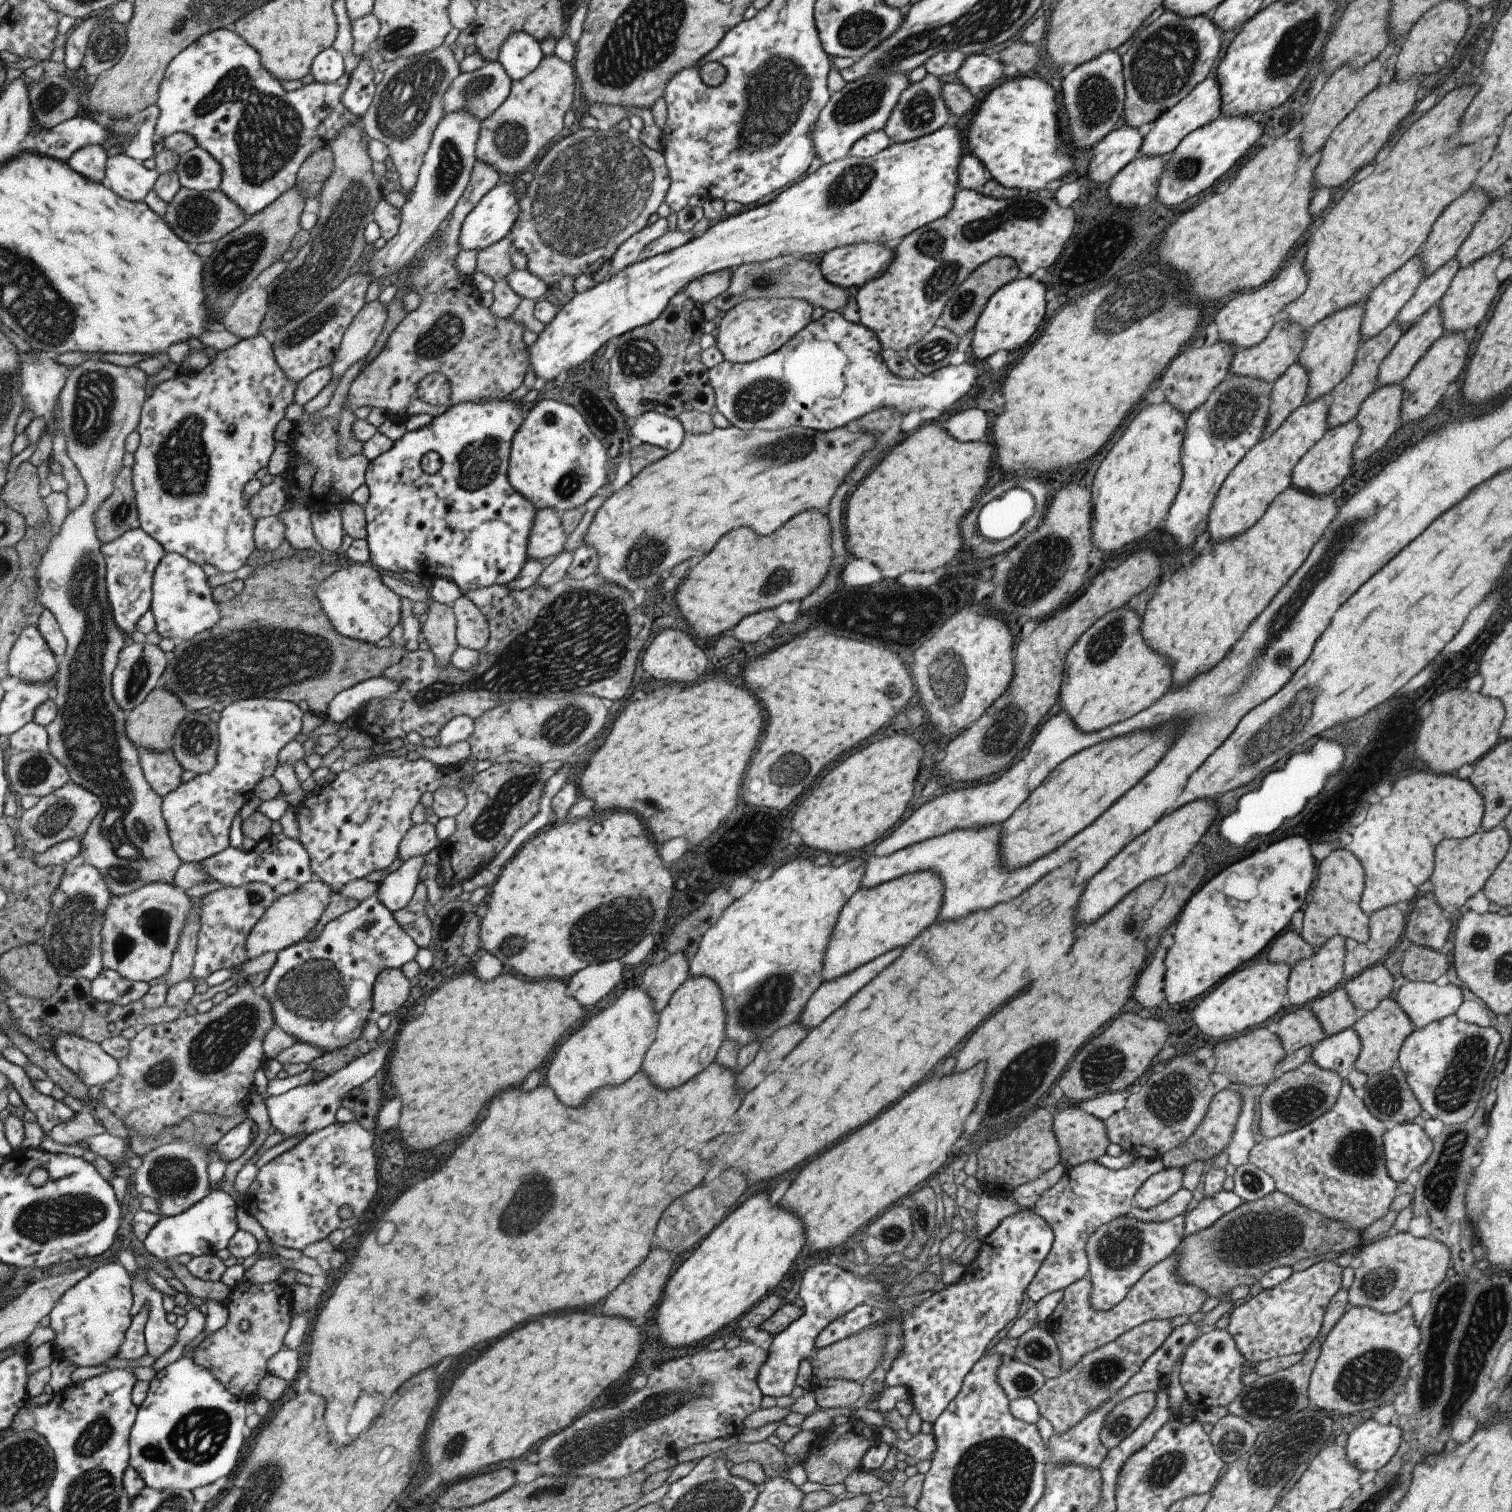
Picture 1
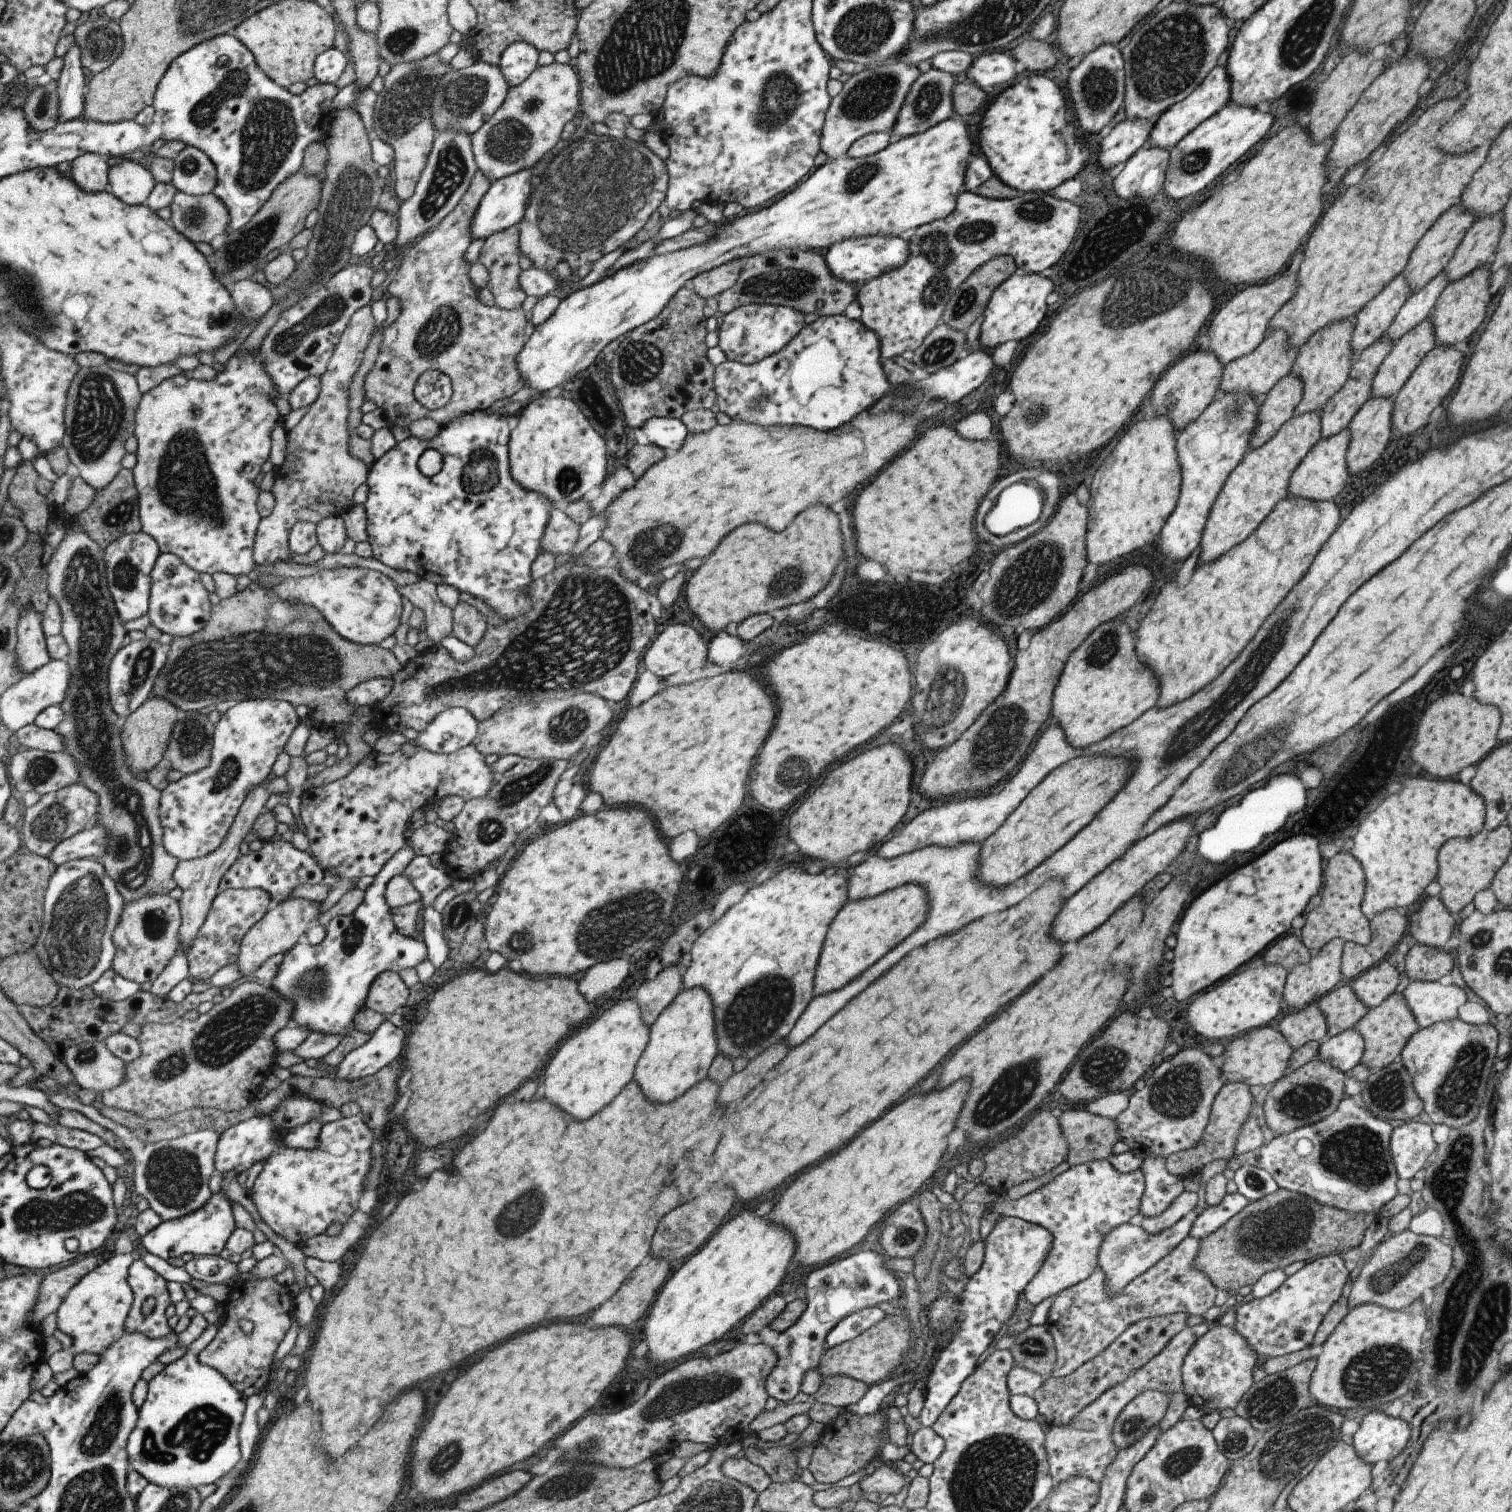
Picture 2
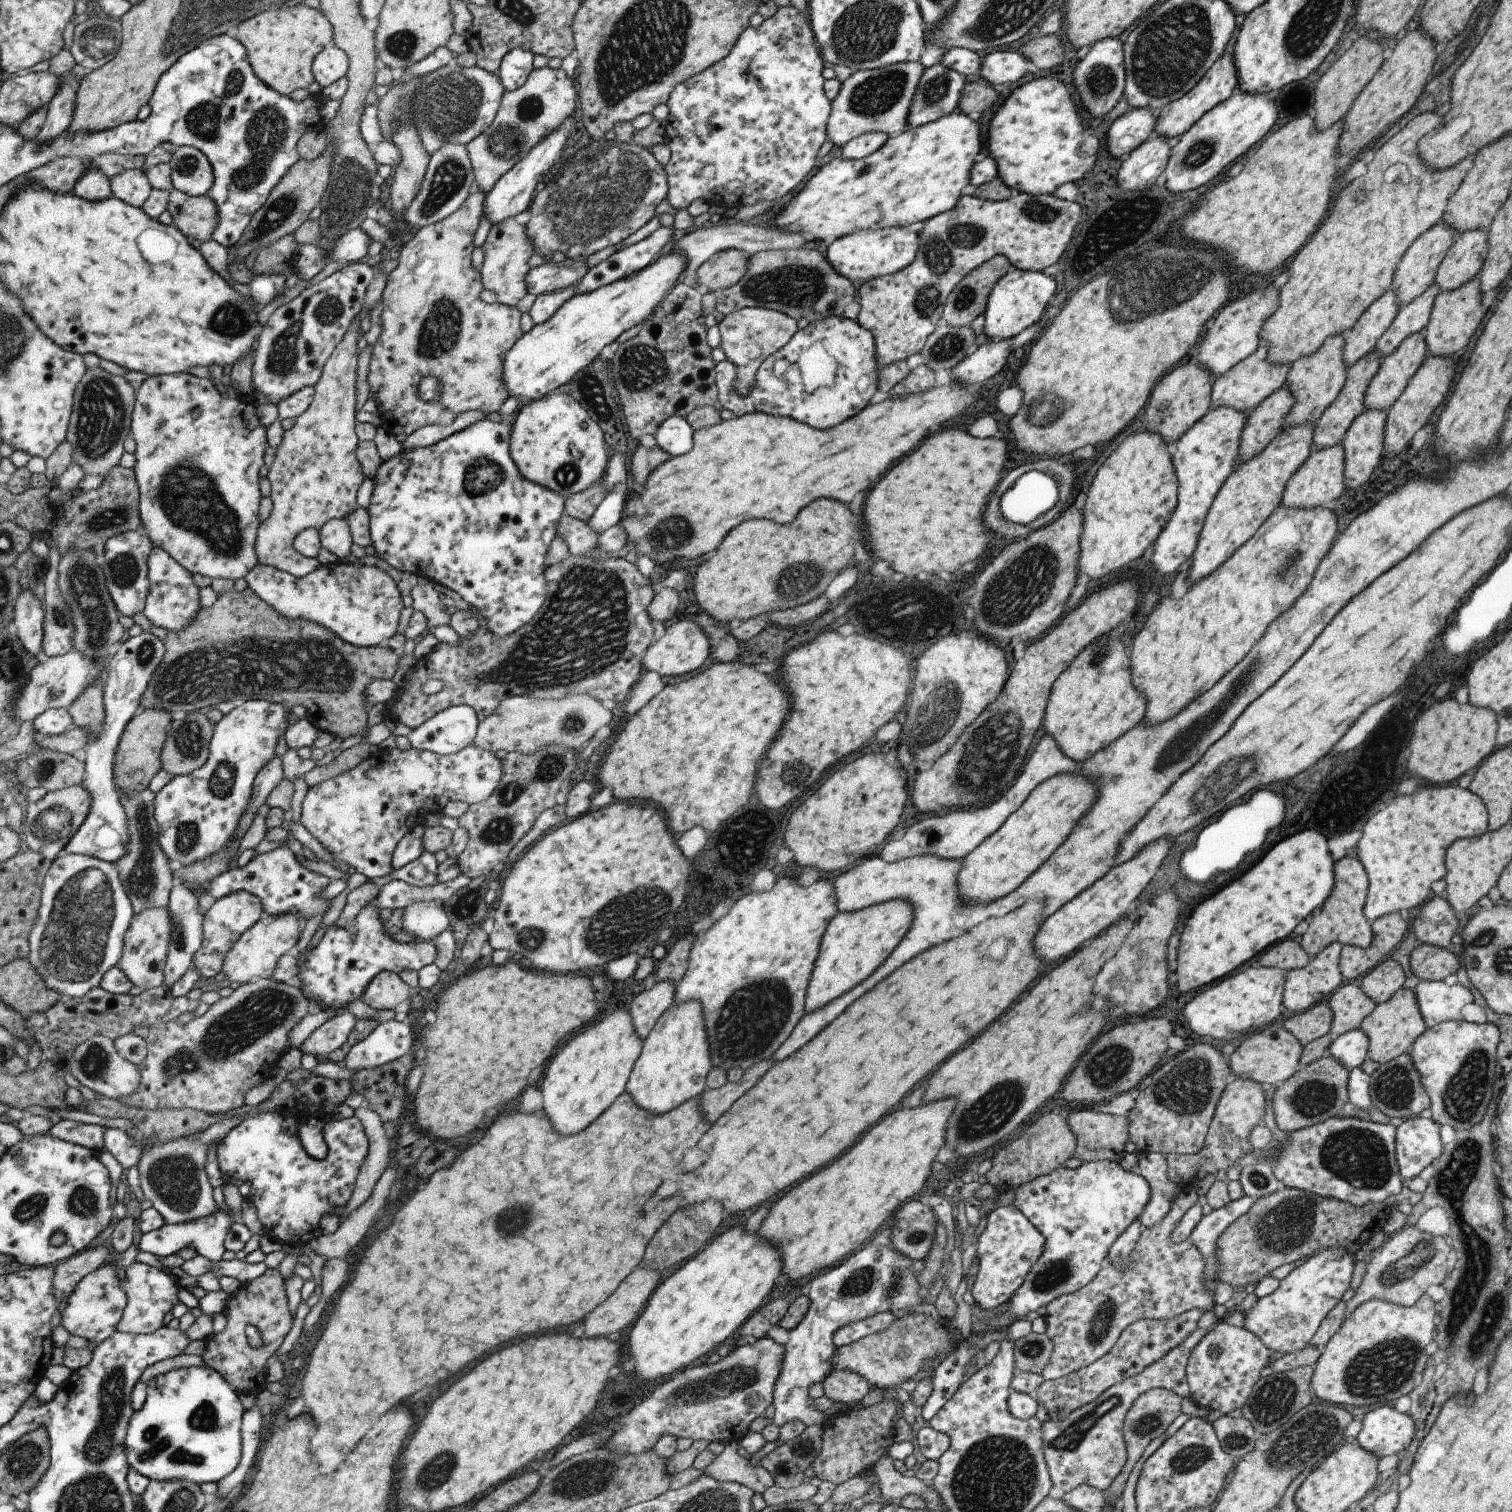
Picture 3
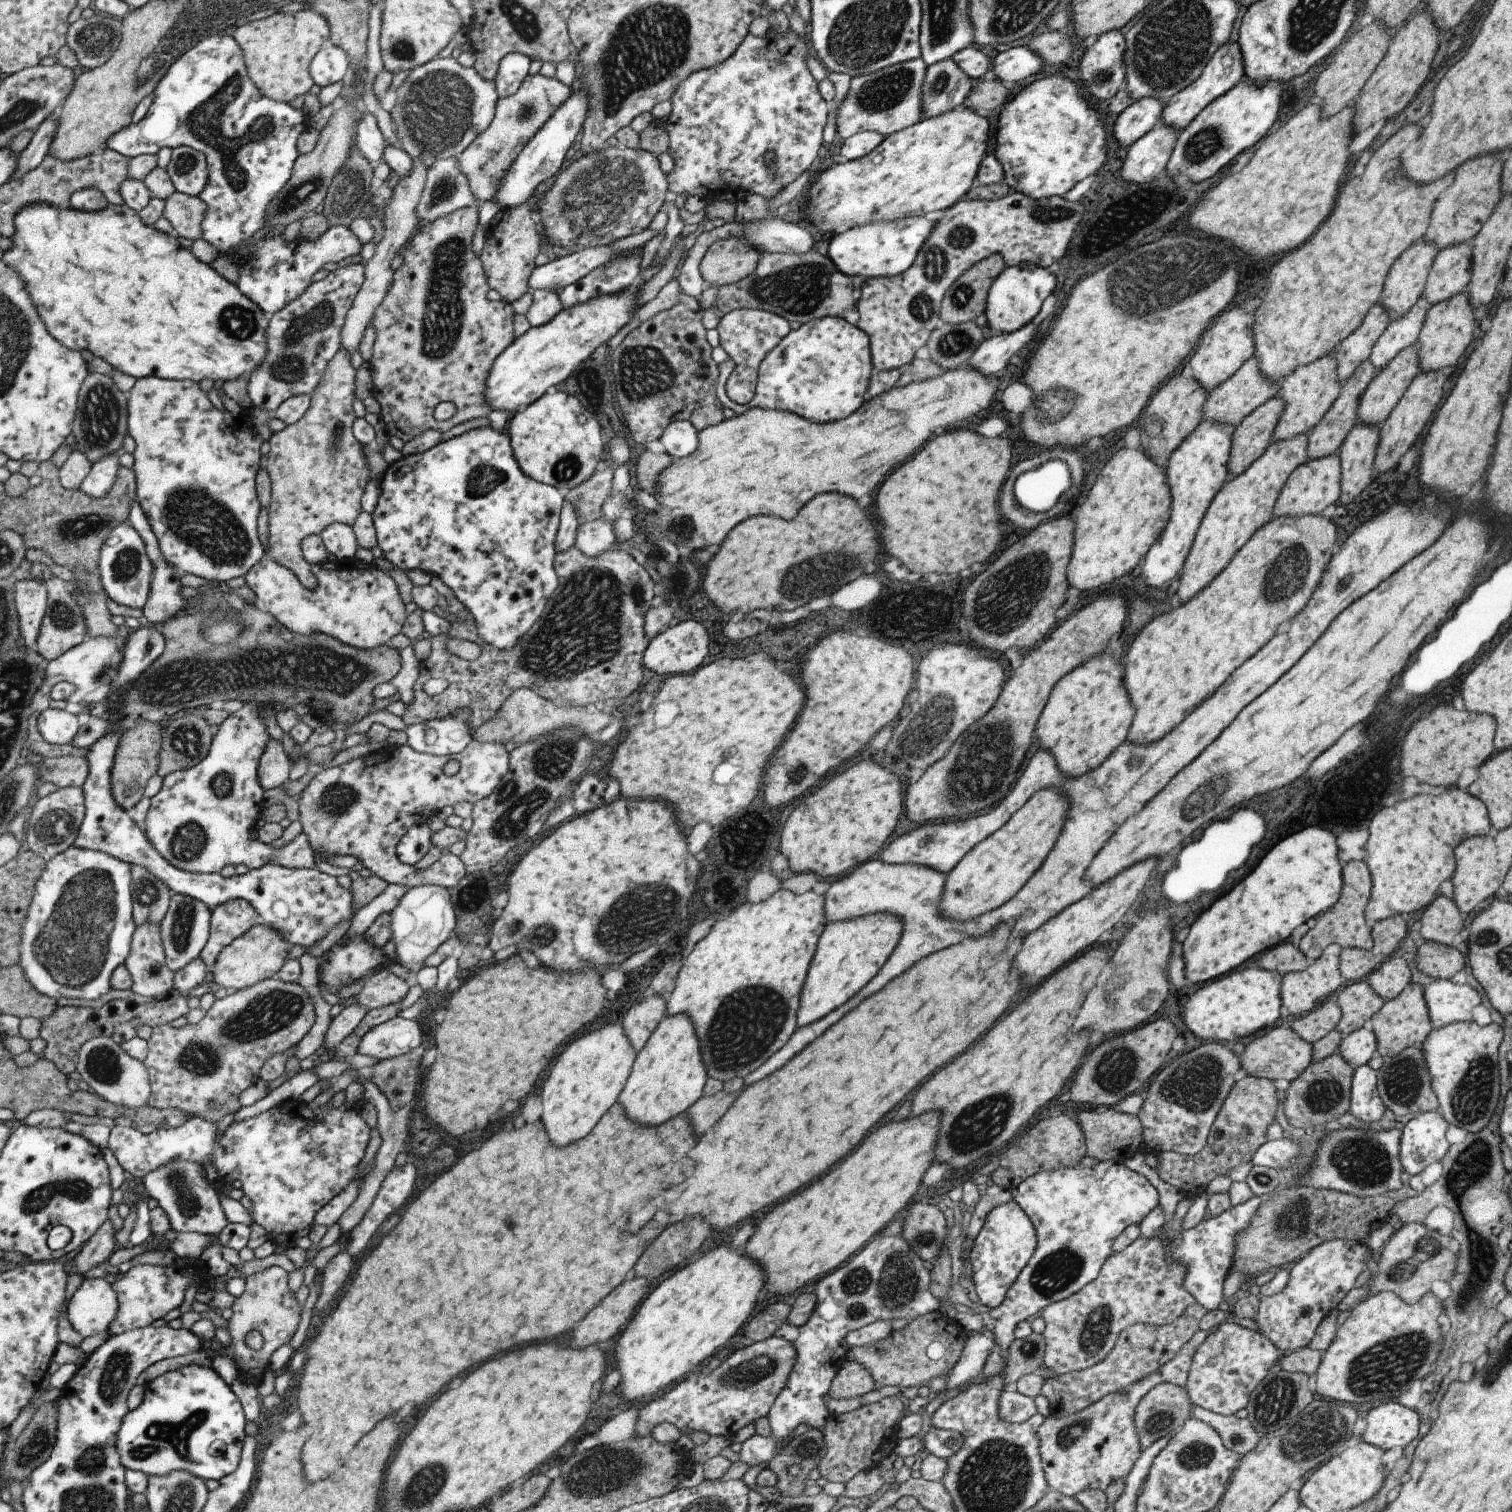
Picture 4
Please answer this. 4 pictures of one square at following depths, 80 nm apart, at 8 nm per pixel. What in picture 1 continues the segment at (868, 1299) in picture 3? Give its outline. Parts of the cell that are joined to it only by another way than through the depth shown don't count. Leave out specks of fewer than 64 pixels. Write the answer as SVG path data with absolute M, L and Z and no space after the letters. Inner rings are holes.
M831 1263L816 1264L808 1268L801 1276L798 1295L802 1300L802 1313L791 1324L788 1324L781 1332L772 1336L772 1340L765 1345L766 1357L764 1363L758 1368L755 1375L757 1388L762 1395L787 1396L794 1386L794 1378L797 1366L801 1358L808 1358L815 1350L813 1340L825 1326L841 1314L861 1304L865 1298L874 1296L883 1298L881 1284L887 1286L888 1280L865 1275L866 1280L853 1276L851 1272L841 1270Z

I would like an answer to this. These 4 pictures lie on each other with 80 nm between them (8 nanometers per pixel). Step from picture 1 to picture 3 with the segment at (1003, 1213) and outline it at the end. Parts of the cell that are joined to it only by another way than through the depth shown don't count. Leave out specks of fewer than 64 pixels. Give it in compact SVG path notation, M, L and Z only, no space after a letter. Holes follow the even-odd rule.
M1098 1160L1081 1163L1074 1169L1056 1168L1053 1172L1038 1176L1016 1188L1012 1205L1044 1236L1044 1247L1041 1256L1025 1275L1021 1286L1008 1300L1006 1314L994 1316L987 1320L991 1326L998 1326L998 1332L1006 1331L1011 1324L1009 1320L1015 1316L1023 1319L1025 1314L1045 1306L1058 1296L1072 1293L1085 1286L1105 1264L1109 1245L1141 1214L1150 1193L1147 1181L1136 1171L1124 1171L1117 1162Z

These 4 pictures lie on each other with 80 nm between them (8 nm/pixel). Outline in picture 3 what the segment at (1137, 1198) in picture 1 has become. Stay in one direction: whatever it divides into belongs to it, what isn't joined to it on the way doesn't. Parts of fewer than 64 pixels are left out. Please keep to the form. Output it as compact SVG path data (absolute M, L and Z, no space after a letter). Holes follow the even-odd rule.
M1145 1151L1139 1155L1137 1174L1149 1185L1150 1193L1146 1205L1138 1216L1139 1228L1150 1227L1161 1220L1169 1210L1171 1198L1179 1192L1173 1181L1166 1175L1166 1155Z

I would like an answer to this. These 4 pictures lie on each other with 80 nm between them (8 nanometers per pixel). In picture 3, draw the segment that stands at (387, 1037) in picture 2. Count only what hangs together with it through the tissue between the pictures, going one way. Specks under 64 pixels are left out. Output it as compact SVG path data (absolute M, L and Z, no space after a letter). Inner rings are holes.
M391 1019L375 1025L363 1040L355 1043L341 1065L353 1071L372 1069L412 1053L415 1049L412 1043L409 1025Z

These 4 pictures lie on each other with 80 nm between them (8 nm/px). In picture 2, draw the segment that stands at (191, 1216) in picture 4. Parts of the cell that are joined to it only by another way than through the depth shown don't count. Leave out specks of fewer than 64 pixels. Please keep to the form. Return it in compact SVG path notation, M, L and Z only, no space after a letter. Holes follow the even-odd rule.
M47 1091L44 1092L44 1095L47 1101L56 1107L77 1110L87 1116L89 1120L93 1120L99 1126L112 1131L120 1138L134 1156L133 1182L135 1184L135 1195L147 1199L151 1208L155 1209L164 1221L184 1217L209 1202L213 1194L210 1180L212 1174L217 1172L216 1152L221 1136L217 1132L207 1128L205 1131L189 1133L178 1139L146 1144L139 1134L103 1116L92 1105L81 1104L76 1093L63 1094Z

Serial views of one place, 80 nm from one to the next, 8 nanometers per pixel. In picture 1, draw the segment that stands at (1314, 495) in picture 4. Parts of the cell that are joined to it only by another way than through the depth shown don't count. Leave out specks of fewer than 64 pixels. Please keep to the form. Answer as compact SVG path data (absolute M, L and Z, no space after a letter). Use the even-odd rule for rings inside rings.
M1355 418L1348 420L1345 424L1327 428L1325 434L1305 454L1301 455L1293 467L1291 486L1314 495L1337 493L1339 484L1351 472L1351 450L1356 445L1359 435L1360 426Z

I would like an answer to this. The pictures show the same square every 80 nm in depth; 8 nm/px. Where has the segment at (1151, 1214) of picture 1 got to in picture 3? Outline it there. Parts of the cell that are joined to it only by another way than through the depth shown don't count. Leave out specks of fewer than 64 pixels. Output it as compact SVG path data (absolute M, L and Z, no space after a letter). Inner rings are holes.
M1195 1189L1187 1192L1179 1191L1165 1216L1161 1217L1150 1227L1139 1228L1136 1247L1128 1257L1128 1266L1125 1269L1116 1269L1110 1264L1104 1264L1097 1274L1085 1286L1055 1298L1045 1305L1045 1334L1051 1339L1052 1351L1047 1366L1040 1372L1044 1380L1064 1377L1085 1365L1100 1359L1117 1340L1121 1331L1132 1322L1139 1319L1163 1320L1170 1319L1182 1312L1197 1309L1203 1314L1212 1310L1214 1305L1211 1291L1204 1287L1204 1260L1202 1254L1192 1245L1189 1239L1180 1243L1170 1241L1171 1231L1178 1225L1179 1219L1186 1210L1195 1203Z

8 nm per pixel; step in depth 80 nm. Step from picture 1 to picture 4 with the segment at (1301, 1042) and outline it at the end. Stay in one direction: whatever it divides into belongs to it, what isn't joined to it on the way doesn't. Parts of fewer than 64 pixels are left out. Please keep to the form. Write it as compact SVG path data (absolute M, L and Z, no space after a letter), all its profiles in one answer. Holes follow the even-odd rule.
M1325 1000L1317 1008L1311 1009L1299 1018L1293 1019L1290 1029L1309 1044L1334 1030L1341 1018L1340 1008L1333 1000Z

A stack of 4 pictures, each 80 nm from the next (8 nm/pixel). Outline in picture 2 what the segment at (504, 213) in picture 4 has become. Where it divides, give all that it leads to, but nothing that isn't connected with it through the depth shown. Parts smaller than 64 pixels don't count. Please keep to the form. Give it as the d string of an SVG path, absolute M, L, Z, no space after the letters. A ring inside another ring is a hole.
M516 225L488 236L483 241L479 250L478 260L483 264L489 276L486 288L493 294L494 305L497 308L517 311L521 306L521 302L525 300L526 294L518 287L517 282L518 274L521 272L517 263L519 254L518 230Z

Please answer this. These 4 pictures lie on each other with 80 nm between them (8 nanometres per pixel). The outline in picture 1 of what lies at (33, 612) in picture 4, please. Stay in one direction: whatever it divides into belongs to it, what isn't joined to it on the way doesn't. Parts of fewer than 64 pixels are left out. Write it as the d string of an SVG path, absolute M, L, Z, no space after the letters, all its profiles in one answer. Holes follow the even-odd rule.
M36 625L25 627L9 657L10 676L26 683L49 683L59 672L60 662Z

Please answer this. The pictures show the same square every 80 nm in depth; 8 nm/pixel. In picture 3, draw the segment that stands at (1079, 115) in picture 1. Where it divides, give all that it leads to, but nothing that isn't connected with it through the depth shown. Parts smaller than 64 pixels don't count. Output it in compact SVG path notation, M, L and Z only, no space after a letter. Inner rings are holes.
M1104 38L1093 43L1085 56L1077 61L1071 82L1083 108L1093 118L1103 118L1117 104L1124 89L1123 51L1119 39Z

